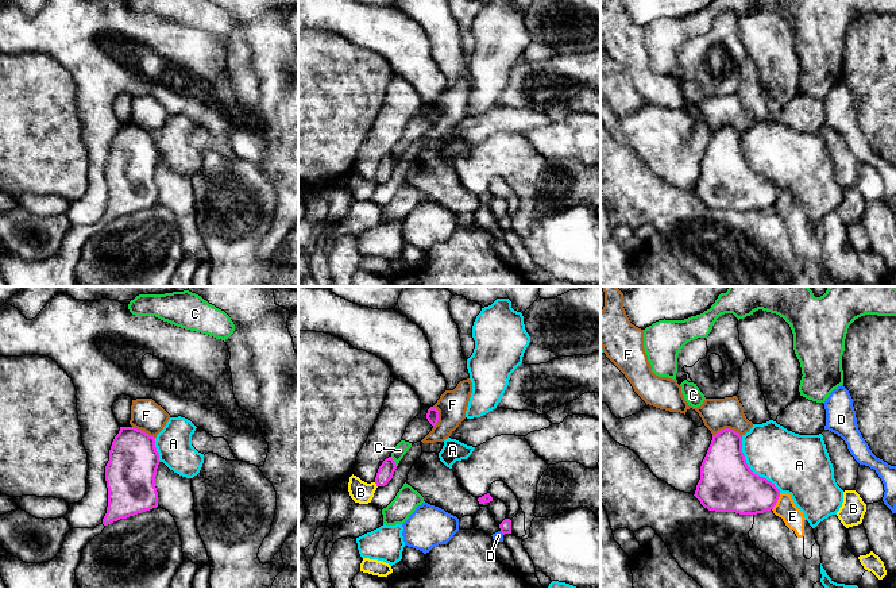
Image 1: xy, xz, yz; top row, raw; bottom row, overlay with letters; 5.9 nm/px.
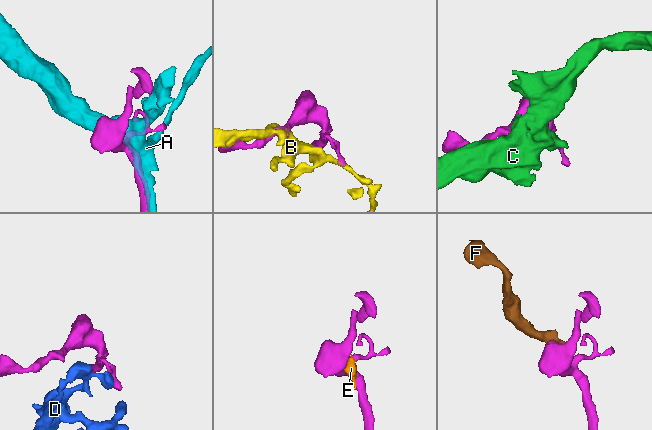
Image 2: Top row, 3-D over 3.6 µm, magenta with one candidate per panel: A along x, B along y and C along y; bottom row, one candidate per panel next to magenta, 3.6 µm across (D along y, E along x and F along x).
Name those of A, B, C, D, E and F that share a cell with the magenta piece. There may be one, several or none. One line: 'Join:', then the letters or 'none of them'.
Join: none of them

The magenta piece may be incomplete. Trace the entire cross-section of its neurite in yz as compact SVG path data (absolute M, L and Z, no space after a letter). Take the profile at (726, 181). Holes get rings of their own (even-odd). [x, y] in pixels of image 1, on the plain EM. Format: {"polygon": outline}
{"polygon": "M725 126L712 132L694 193L708 208L757 212L773 207L780 188L775 181L750 168L742 150L742 134L734 127Z"}

